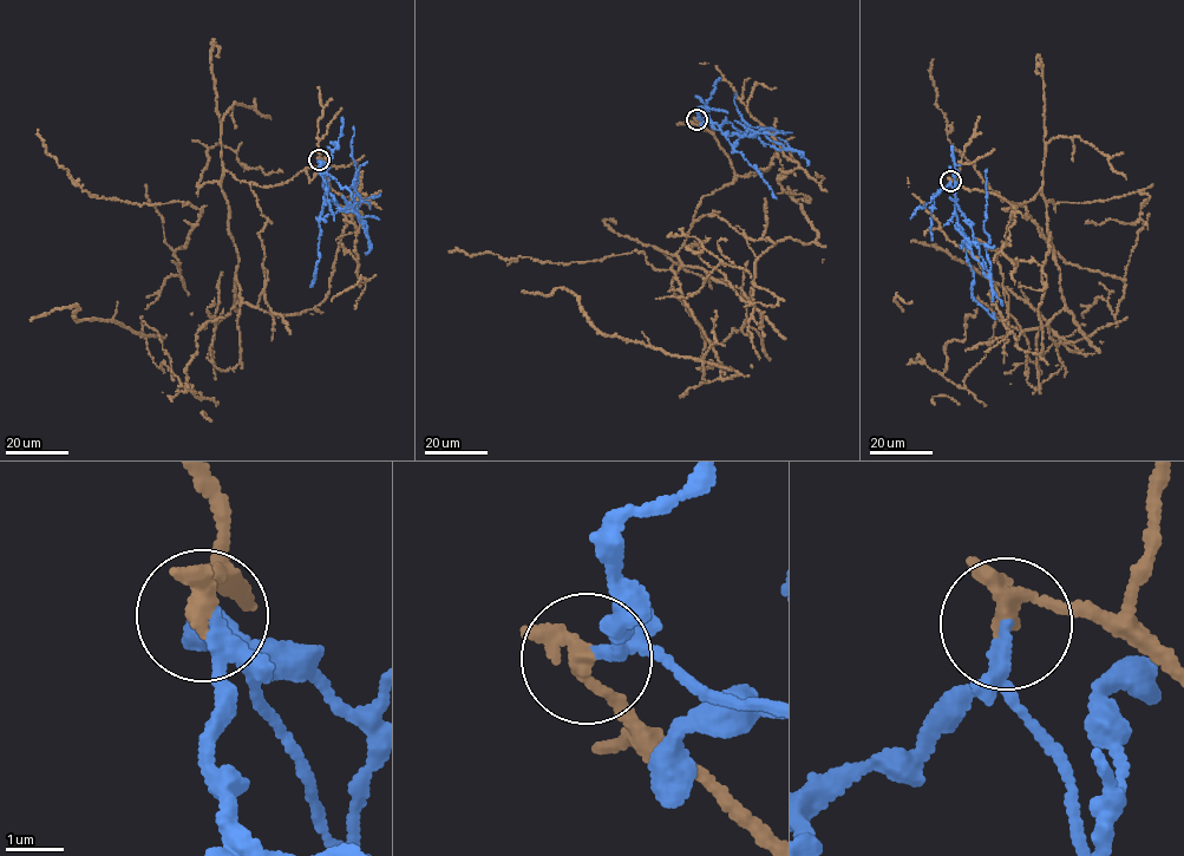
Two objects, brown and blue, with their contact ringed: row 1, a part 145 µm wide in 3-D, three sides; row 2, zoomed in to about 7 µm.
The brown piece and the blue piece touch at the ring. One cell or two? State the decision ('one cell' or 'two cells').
two cells

